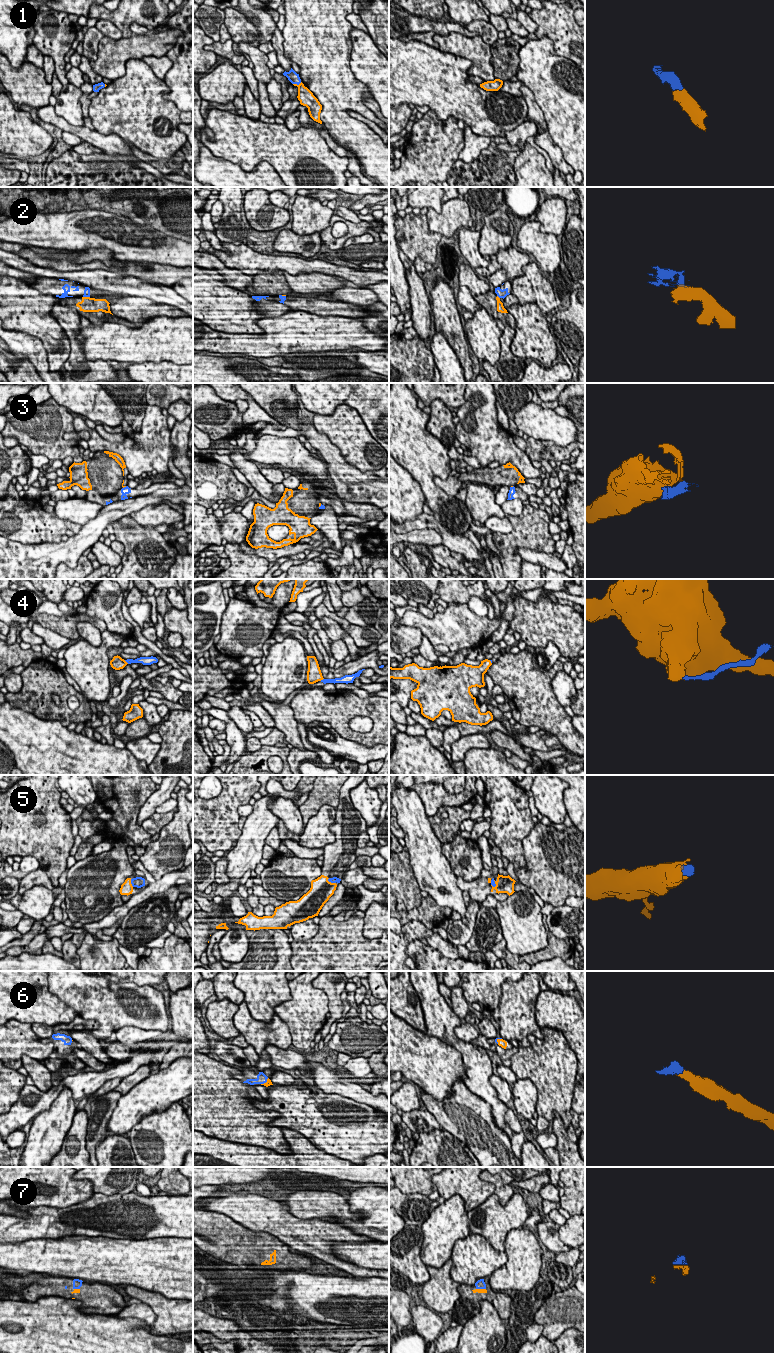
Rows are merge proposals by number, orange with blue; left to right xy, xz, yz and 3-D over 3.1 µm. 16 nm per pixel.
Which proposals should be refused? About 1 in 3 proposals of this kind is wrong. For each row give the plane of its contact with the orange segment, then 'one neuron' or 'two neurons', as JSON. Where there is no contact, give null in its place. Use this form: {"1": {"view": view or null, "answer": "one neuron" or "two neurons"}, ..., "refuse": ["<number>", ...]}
{"1": {"view": "xz", "answer": "one neuron"}, "2": {"view": "yz", "answer": "two neurons"}, "3": {"view": "xy", "answer": "two neurons"}, "4": {"view": "xy", "answer": "two neurons"}, "5": {"view": "xy", "answer": "one neuron"}, "6": {"view": "xz", "answer": "one neuron"}, "7": {"view": "yz", "answer": "one neuron"}, "refuse": ["2", "3", "4"]}

